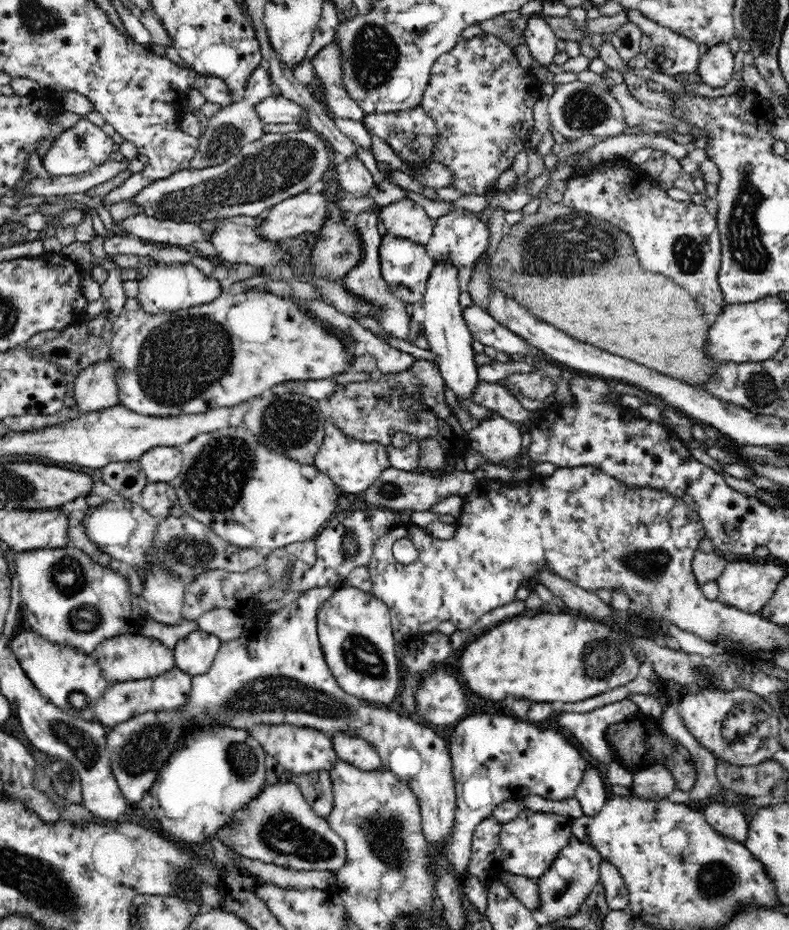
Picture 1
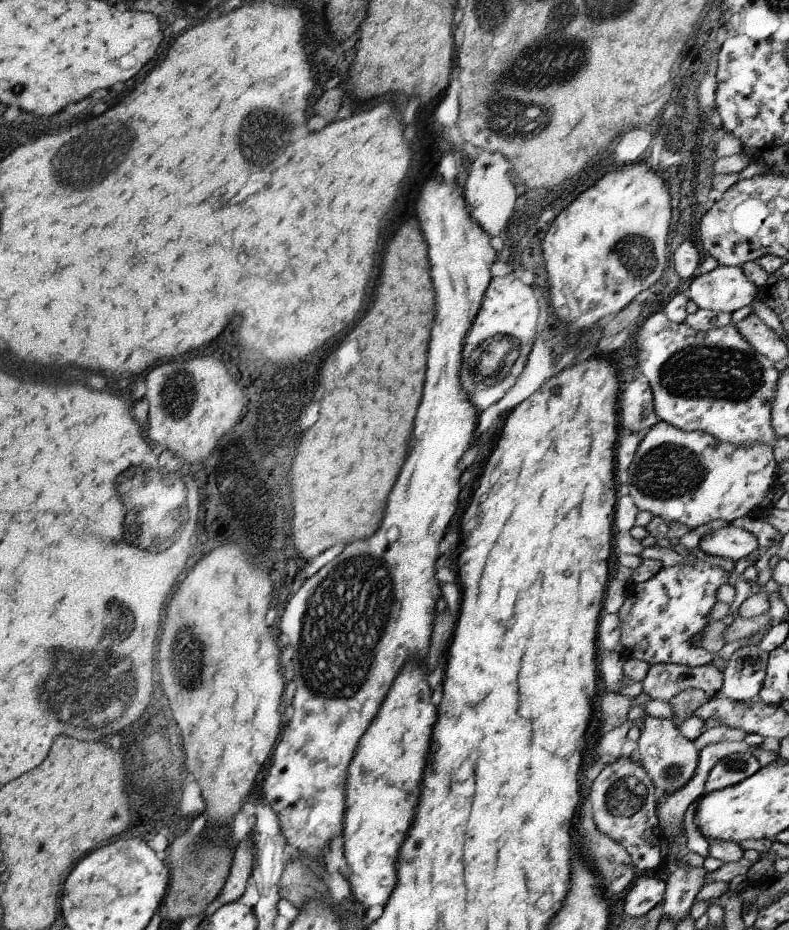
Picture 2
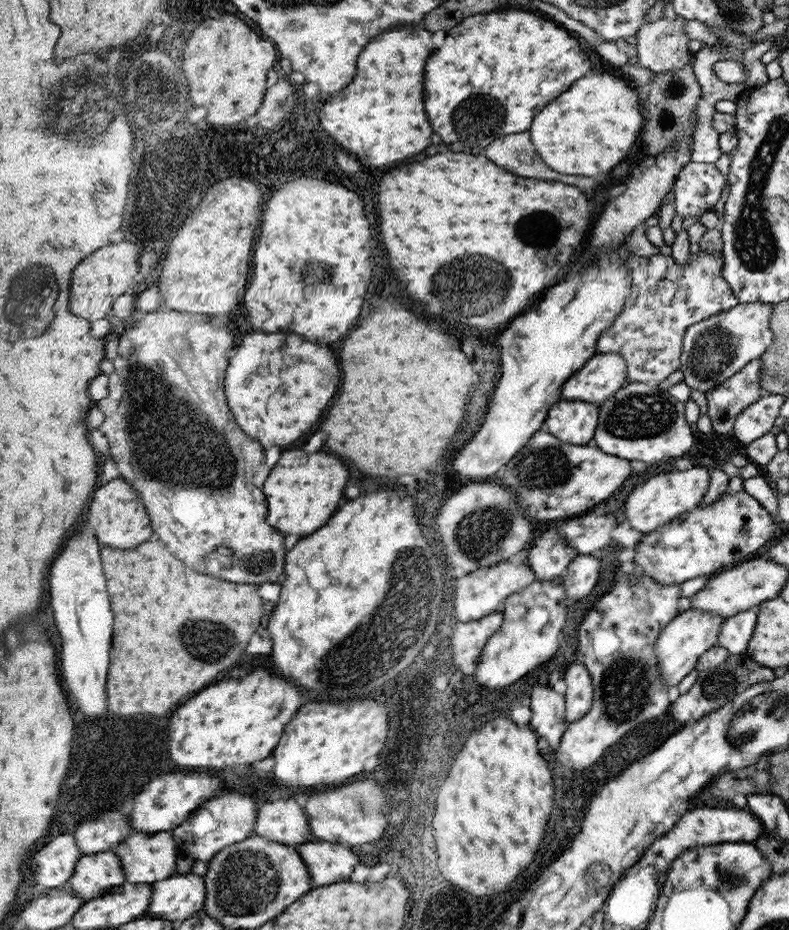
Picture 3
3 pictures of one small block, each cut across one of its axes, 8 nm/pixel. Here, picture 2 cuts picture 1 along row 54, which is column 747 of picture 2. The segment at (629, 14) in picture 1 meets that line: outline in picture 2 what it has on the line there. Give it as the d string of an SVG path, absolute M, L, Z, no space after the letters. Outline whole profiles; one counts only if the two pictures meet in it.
M743 646L735 650L729 658L729 666L723 670L723 686L719 696L733 702L747 702L759 694L765 680L767 662L769 654L757 646Z

